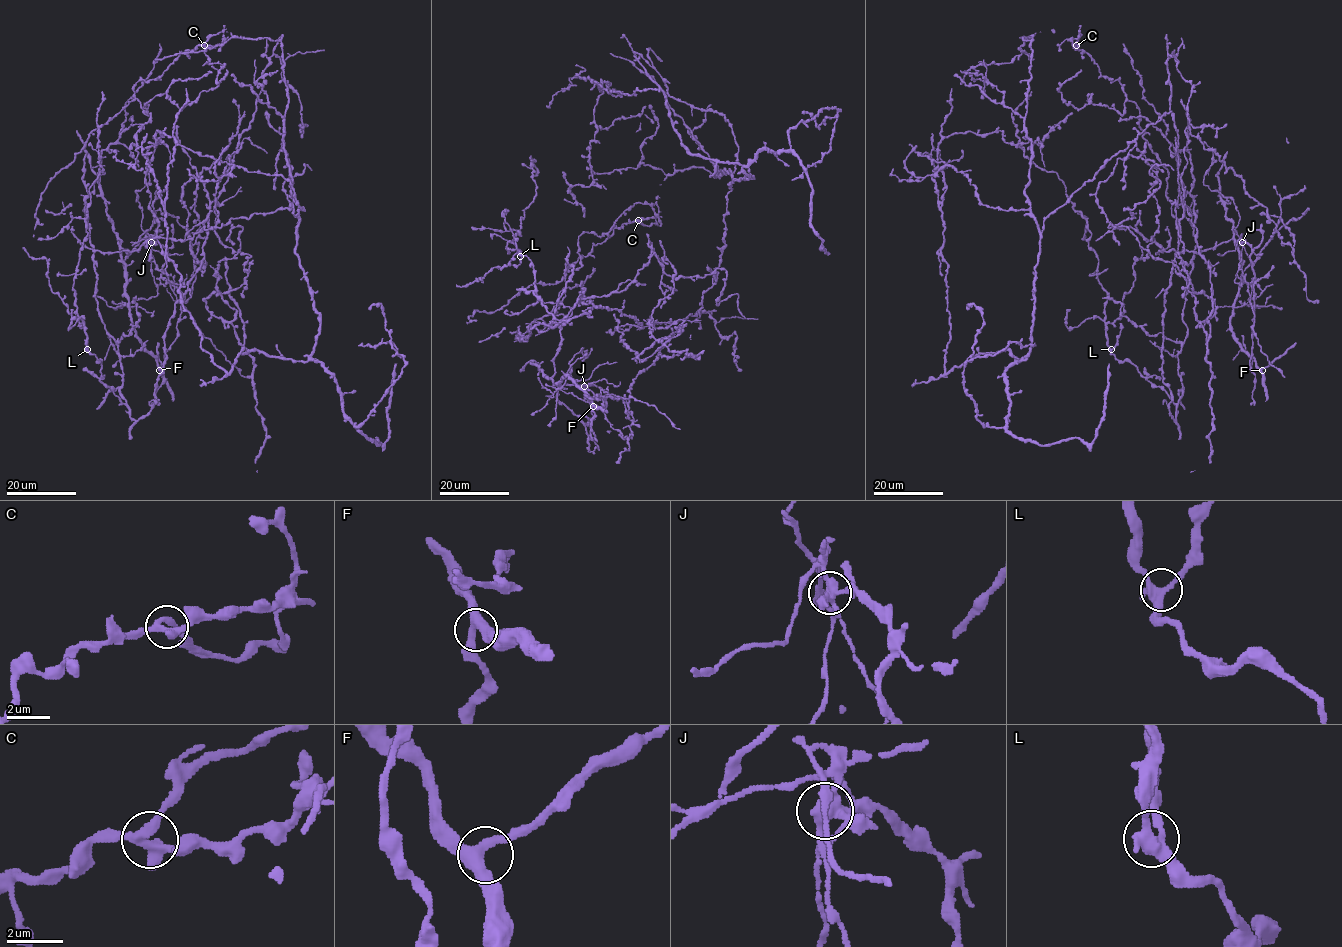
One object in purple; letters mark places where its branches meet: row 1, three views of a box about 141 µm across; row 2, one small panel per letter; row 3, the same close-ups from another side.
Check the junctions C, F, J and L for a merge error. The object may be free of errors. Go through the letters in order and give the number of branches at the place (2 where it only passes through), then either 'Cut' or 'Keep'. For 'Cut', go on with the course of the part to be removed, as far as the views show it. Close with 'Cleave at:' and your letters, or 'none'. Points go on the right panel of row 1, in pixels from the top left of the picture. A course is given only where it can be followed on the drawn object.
C: Branches: 3. Keep
F: Branches: 3. Keep
J: Branches: 3. Cut. Course of the part to remove: (1242, 242), (1239, 269), (1248, 287), (1254, 314), (1253, 334), (1269, 363), (1284, 377)
L: Branches: 3. Keep
Cleave at: J

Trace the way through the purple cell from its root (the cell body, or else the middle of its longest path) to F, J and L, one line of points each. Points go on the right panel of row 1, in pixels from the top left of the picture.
F: (1182, 242), (1214, 302), (1202, 321), (1179, 268), (1109, 226), (1166, 251), (1232, 239), (1230, 329), (1262, 370)
J: (1182, 242), (1199, 321), (1179, 268), (1109, 226), (1232, 239), (1232, 307), (1262, 291), (1242, 242)
L: (1182, 242), (1175, 213), (1181, 201), (1162, 351), (1174, 420), (1176, 406), (1167, 393), (1111, 349)

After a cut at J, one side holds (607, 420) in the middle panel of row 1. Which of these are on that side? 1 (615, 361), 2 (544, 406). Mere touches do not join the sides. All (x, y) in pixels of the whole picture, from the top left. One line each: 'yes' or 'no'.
1: no
2: no

